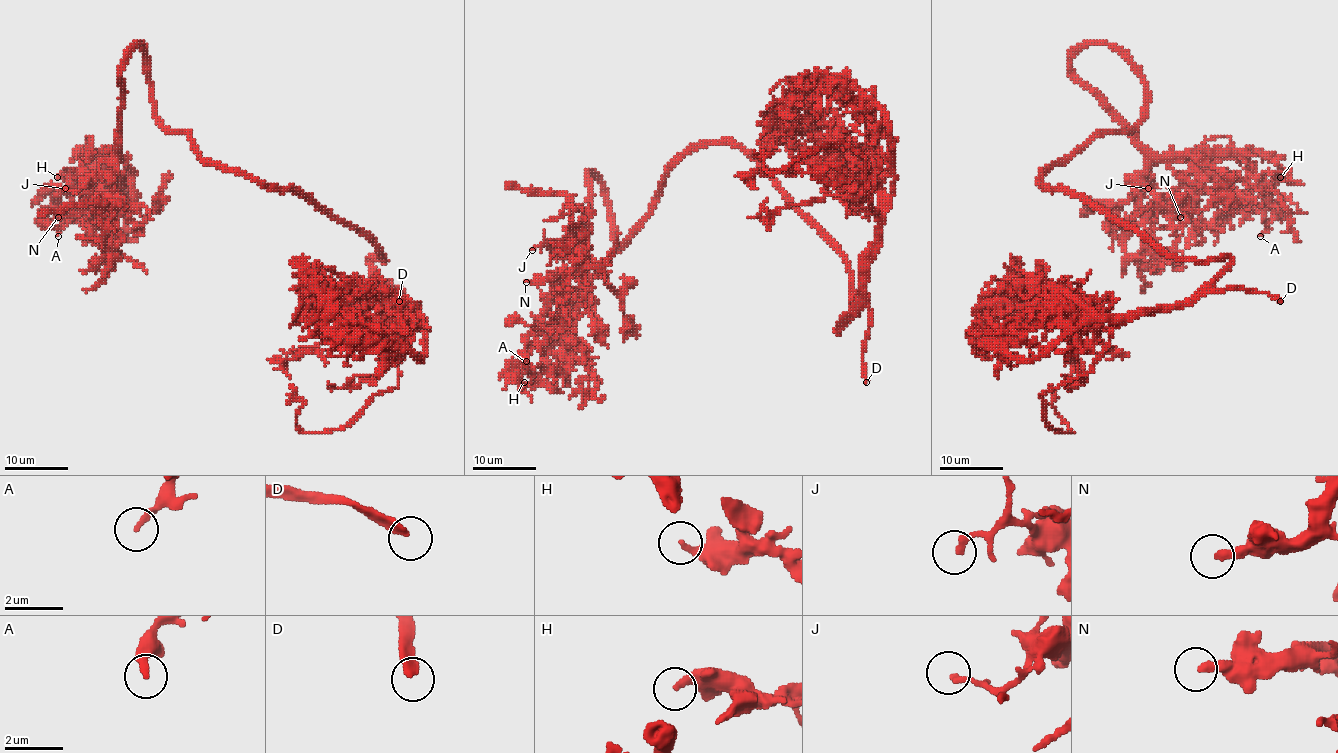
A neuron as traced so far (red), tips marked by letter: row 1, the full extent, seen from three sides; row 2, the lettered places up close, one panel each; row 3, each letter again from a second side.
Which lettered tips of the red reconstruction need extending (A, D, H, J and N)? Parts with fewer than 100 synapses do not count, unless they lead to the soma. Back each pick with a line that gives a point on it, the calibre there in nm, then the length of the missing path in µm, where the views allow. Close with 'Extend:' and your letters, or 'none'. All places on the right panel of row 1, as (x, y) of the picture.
D: (1280, 301) | 280 nm | 90 µm
Extend: D

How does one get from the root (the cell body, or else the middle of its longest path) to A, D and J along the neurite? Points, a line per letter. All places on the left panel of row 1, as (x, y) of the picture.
A: (265, 183), (209, 164), (158, 121), (138, 45), (122, 70), (119, 155), (79, 166), (58, 198), (58, 236)
D: (265, 183), (299, 191), (354, 226), (383, 255), (370, 266), (402, 290), (396, 292), (399, 301)
J: (265, 183), (209, 164), (158, 121), (138, 45), (122, 70), (120, 148), (79, 190), (65, 188)

